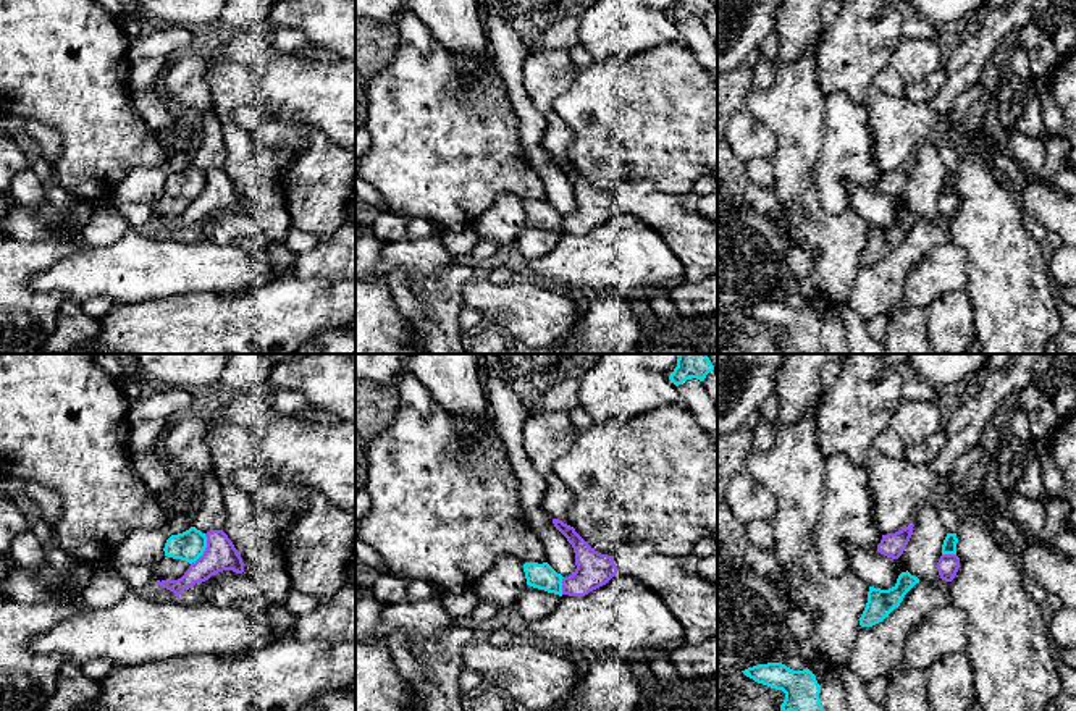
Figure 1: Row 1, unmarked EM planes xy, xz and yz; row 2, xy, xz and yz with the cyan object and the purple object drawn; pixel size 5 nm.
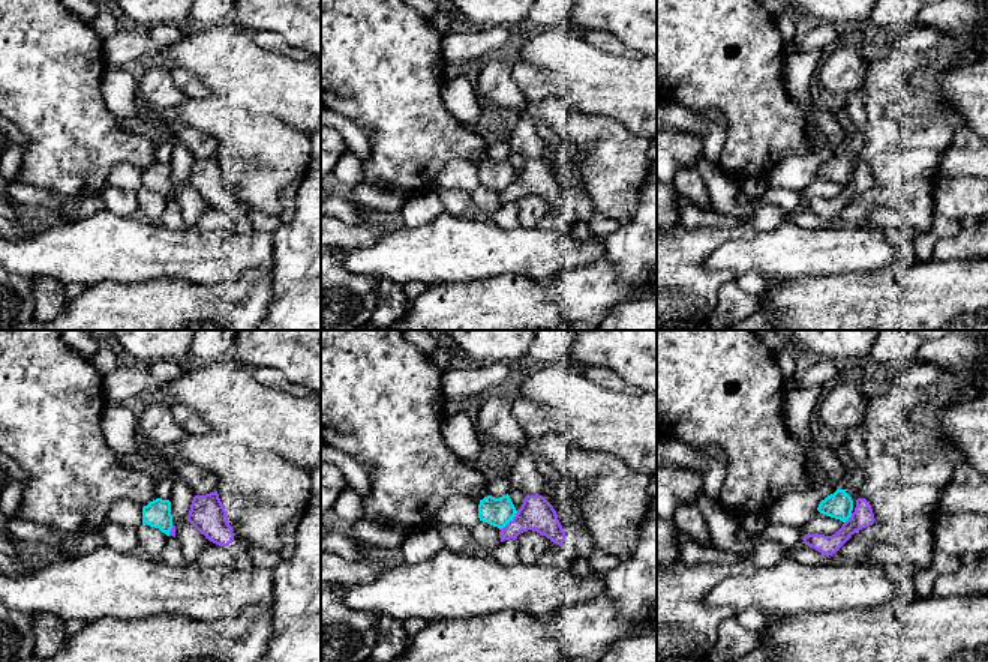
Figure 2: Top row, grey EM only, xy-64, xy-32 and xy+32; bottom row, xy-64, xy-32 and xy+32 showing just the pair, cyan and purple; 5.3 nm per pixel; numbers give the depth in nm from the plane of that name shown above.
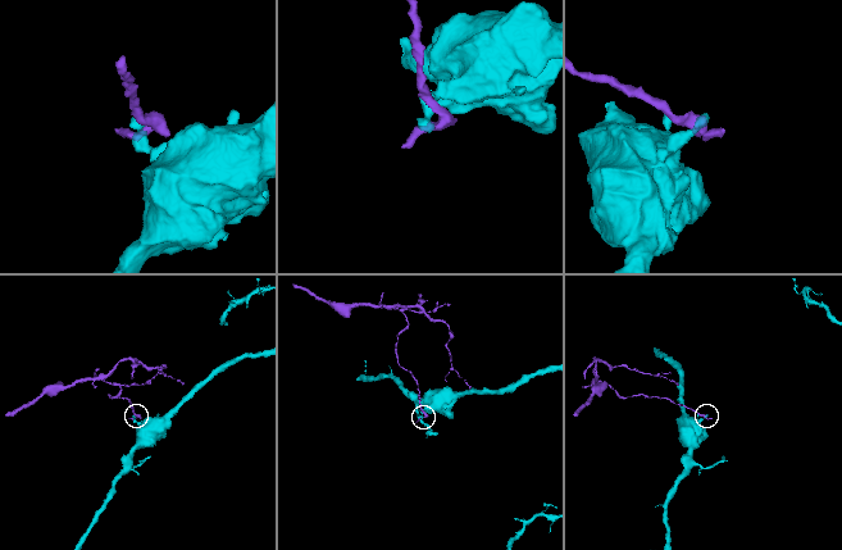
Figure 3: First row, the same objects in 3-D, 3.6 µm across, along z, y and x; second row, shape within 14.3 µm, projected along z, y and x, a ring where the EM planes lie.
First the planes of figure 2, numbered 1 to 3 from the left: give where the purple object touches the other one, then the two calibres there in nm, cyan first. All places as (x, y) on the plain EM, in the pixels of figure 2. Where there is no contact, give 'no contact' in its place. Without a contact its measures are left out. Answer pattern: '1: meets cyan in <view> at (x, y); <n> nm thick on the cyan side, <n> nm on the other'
1: meets cyan in xy-64 at (170, 194); 150 nm thick on the cyan side, 30 nm on the other
2: meets cyan in xy-32 at (508, 185); 160 nm thick on the cyan side, 180 nm on the other
3: meets cyan in xy+32 at (849, 180); 140 nm thick on the cyan side, 120 nm on the other

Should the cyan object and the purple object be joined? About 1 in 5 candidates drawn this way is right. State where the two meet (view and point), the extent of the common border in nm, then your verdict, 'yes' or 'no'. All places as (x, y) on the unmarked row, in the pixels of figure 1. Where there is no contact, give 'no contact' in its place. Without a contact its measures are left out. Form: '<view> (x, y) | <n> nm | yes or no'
xy (204, 188) | 180 nm | no

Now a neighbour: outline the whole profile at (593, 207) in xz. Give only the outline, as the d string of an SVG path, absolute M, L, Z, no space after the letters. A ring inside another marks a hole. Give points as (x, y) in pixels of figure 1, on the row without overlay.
M553 157L554 165L567 176L575 191L575 210L562 217L562 233L585 234L606 223L616 212L614 194L595 189L574 165Z

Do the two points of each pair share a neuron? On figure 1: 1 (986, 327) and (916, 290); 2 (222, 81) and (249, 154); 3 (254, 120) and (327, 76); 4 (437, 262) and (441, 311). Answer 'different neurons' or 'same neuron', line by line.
1: different neurons
2: same neuron
3: different neurons
4: different neurons

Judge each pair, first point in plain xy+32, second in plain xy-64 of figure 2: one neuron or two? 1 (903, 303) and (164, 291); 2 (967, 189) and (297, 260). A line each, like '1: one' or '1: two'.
1: one
2: two

